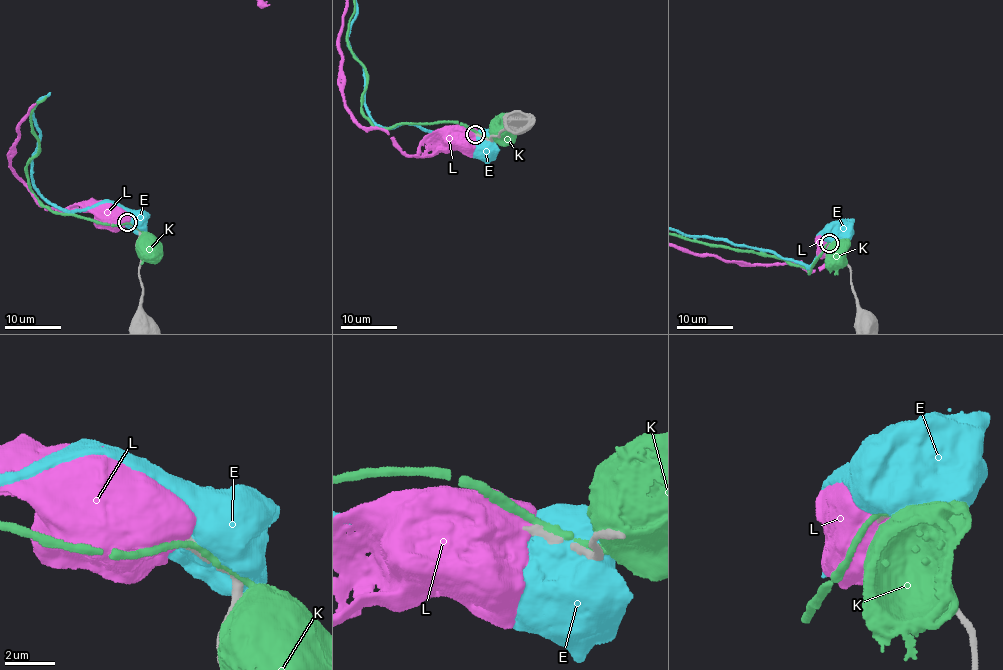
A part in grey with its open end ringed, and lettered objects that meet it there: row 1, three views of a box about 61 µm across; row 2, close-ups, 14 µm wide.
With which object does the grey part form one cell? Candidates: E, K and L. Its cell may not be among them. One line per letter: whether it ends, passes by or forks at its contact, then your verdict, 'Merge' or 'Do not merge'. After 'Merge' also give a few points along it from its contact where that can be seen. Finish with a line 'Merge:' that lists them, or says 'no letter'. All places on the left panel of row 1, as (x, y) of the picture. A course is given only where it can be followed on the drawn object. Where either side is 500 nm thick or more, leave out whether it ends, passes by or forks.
E: Do not merge
K: It passes by. Do not merge
L: Do not merge
Merge: no letter

